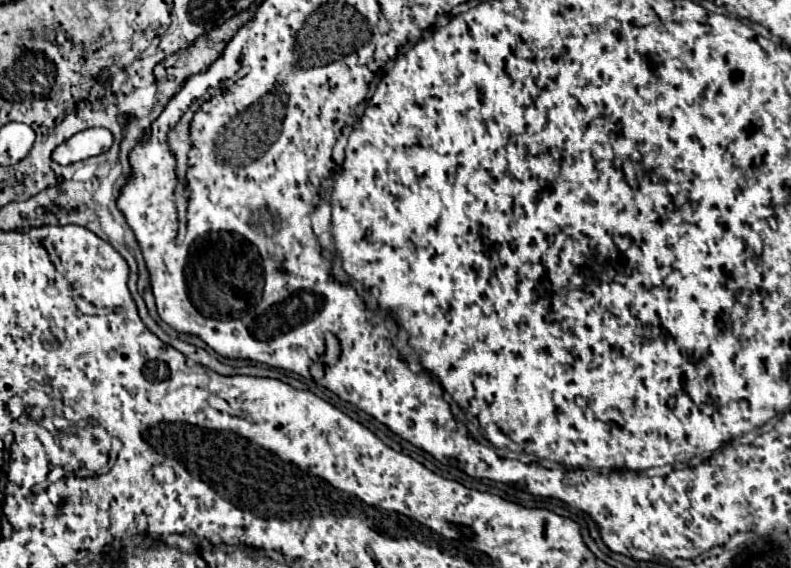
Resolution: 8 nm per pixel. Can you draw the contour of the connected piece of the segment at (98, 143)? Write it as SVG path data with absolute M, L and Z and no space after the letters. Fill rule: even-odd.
M86 129L80 131L78 135L72 135L70 139L66 139L66 143L62 143L60 147L54 149L52 159L60 165L70 165L94 155L102 155L106 153L114 143L114 137L108 129Z

